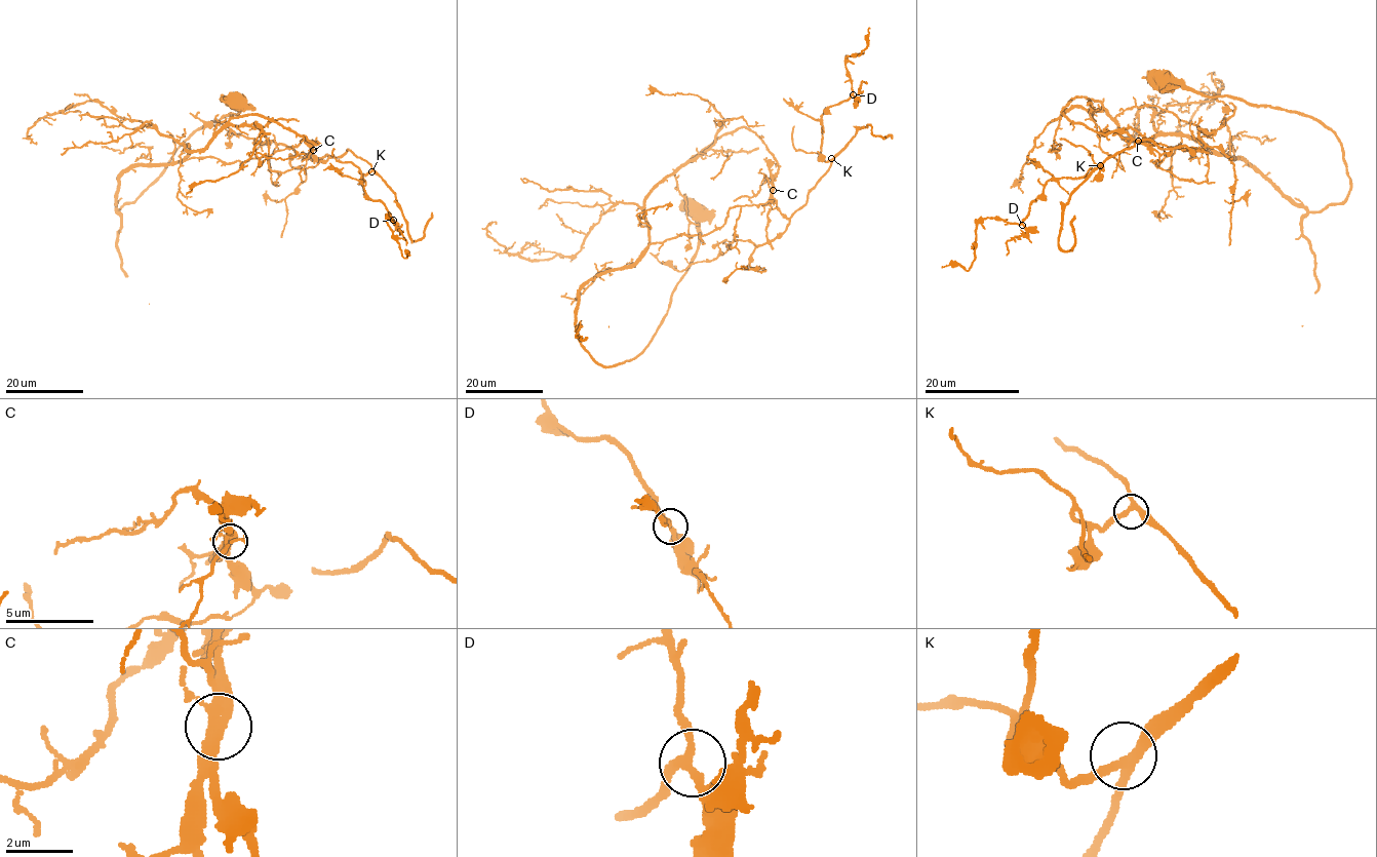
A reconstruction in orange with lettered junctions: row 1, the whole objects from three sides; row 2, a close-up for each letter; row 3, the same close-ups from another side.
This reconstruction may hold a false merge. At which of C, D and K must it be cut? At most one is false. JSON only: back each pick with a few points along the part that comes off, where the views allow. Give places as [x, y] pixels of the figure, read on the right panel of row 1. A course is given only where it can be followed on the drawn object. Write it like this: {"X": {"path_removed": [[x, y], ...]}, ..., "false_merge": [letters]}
{"C": {"path_removed": [[1137, 141], [1172, 149], [1138, 140], [1102, 169], [1048, 181], [1020, 223], [983, 219], [971, 267], [942, 267]]}, "false_merge": ["C"]}

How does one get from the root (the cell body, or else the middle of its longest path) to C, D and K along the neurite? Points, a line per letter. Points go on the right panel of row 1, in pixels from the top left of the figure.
C: (1162, 82), (1312, 117), (1349, 194), (1308, 211), (1242, 158), (1128, 141), (1085, 98), (1062, 110), (1137, 141)
D: (1162, 82), (1319, 121), (1348, 196), (1308, 211), (1074, 98), (1069, 119), (1172, 151), (1052, 179), (1022, 225)
K: (1162, 82), (1319, 121), (1348, 196), (1308, 211), (1074, 98), (1069, 119), (1172, 149), (1100, 165)

